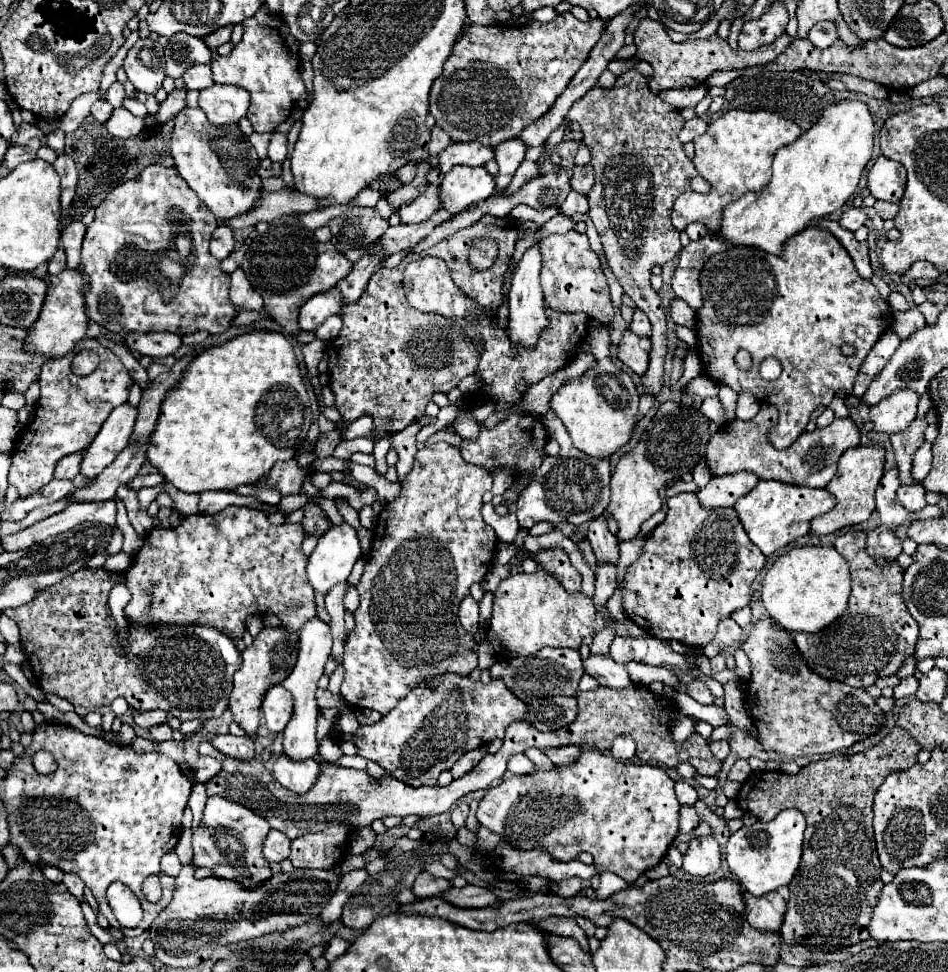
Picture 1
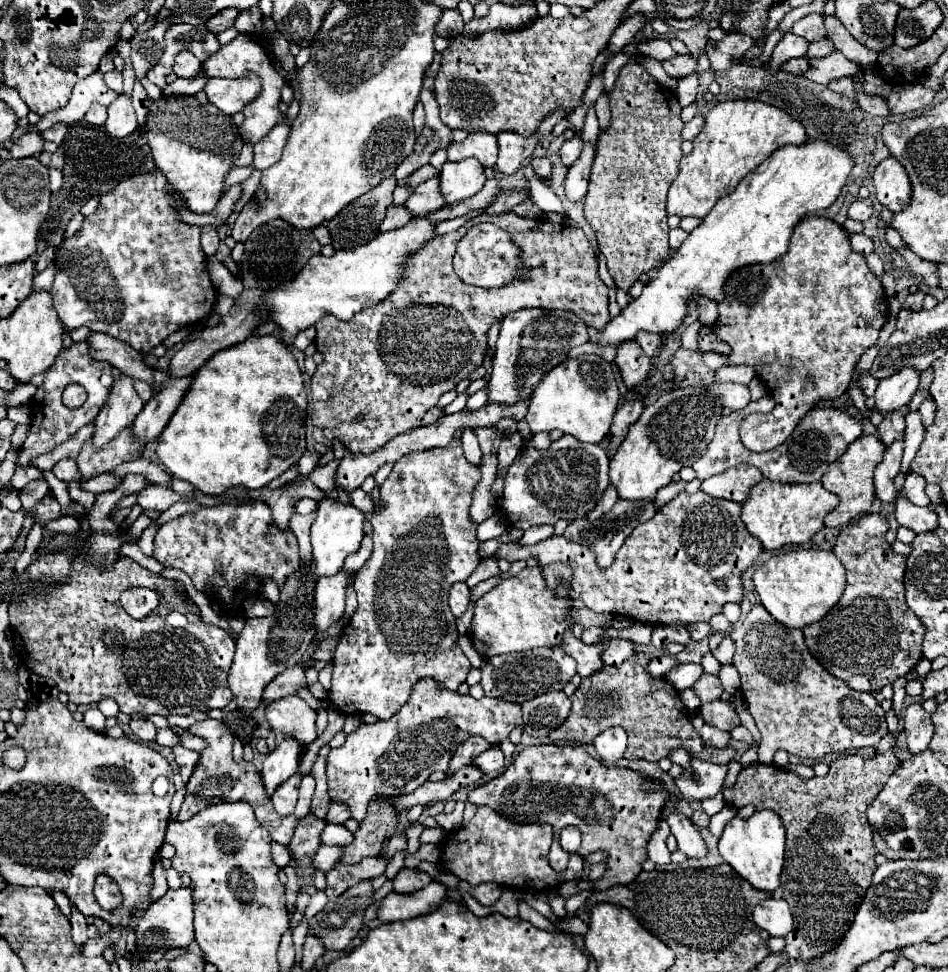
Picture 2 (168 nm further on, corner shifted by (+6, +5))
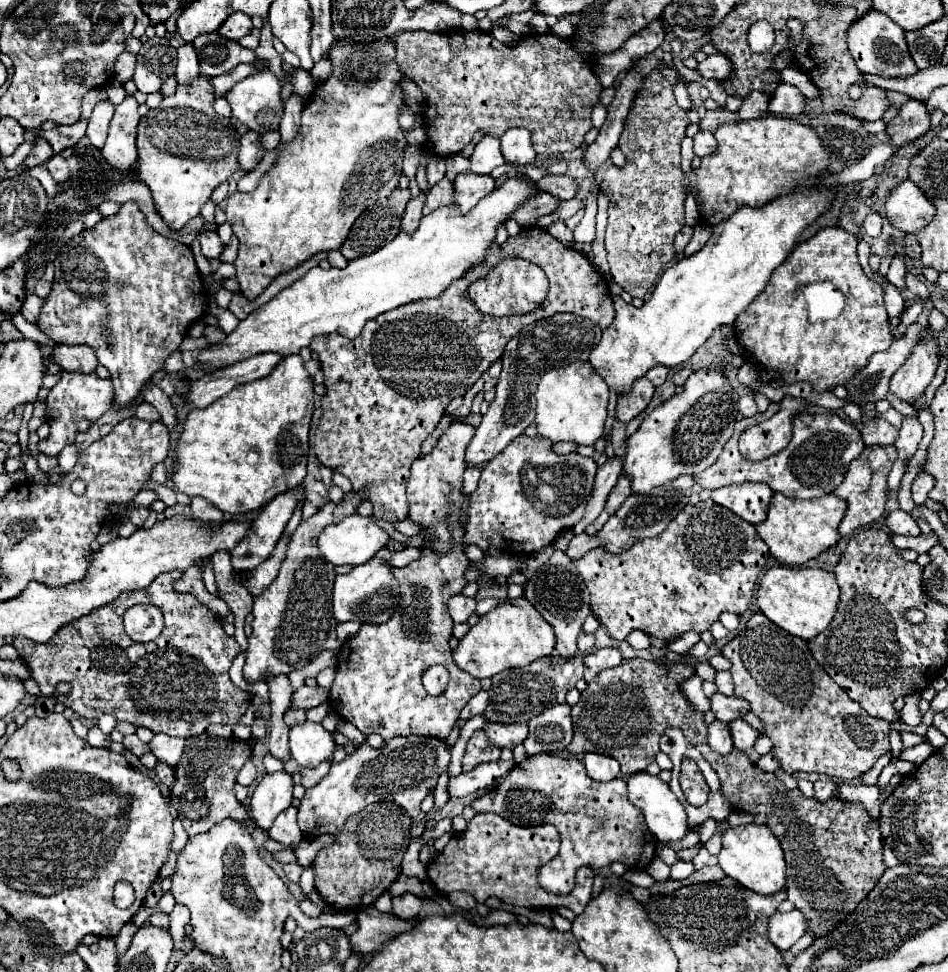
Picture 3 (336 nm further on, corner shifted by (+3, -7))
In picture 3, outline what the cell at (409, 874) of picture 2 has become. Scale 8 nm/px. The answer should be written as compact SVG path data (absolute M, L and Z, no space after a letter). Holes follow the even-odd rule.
M402 895L402 897L394 897L392 905L394 905L394 915L408 921L418 915L422 901L416 895Z

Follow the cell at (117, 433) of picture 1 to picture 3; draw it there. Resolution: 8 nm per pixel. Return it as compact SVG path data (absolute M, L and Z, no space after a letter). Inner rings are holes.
M128 201L116 215L106 217L92 229L68 239L58 251L54 265L56 277L52 291L44 301L36 325L58 345L88 345L94 349L98 363L104 365L112 375L116 389L114 405L128 407L142 385L146 385L156 371L164 369L166 357L180 347L190 323L206 315L206 285L196 267L192 249L180 241L156 233L148 225L138 205Z

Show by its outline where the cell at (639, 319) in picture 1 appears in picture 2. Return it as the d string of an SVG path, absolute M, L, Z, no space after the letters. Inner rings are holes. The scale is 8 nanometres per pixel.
M639 333L639 337L635 337L635 341L641 345L641 349L653 357L655 355L655 349L661 345L661 339L657 333Z

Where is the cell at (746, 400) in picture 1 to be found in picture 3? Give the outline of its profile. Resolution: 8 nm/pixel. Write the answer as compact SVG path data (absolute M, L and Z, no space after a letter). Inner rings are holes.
M746 393L744 397L740 397L740 401L738 401L738 411L740 411L744 417L754 417L754 415L758 413L756 401L754 401L754 393Z

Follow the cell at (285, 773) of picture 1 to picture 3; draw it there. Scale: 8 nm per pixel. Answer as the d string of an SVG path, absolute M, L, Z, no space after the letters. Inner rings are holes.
M288 807L286 811L280 813L280 817L274 821L274 825L268 831L270 839L282 843L284 847L298 845L302 841L302 833L296 821L296 807Z

